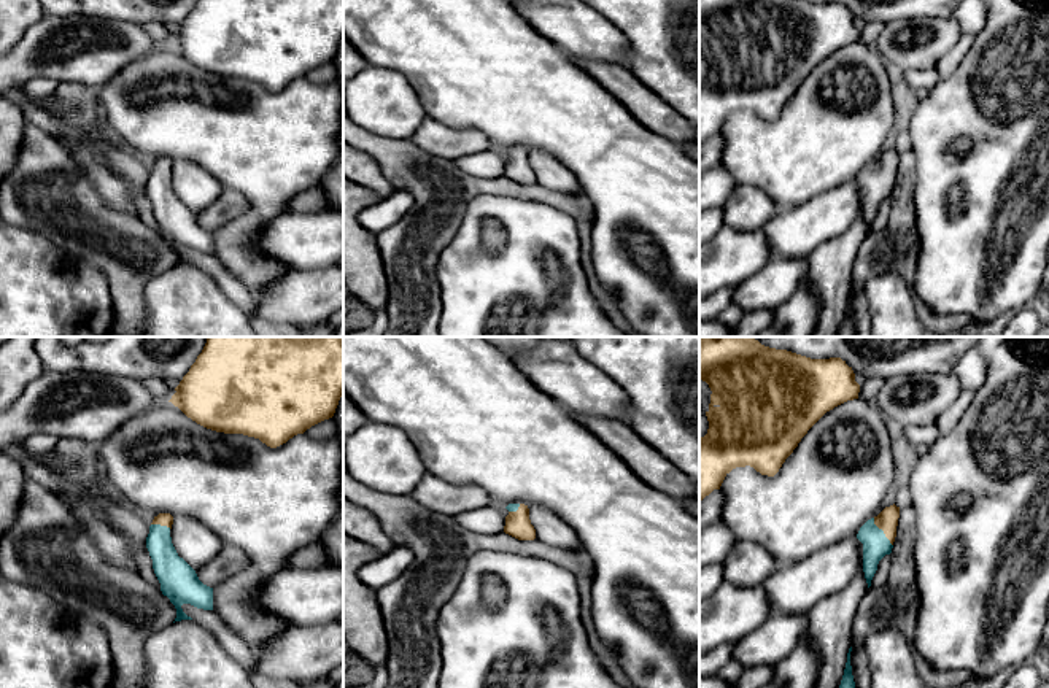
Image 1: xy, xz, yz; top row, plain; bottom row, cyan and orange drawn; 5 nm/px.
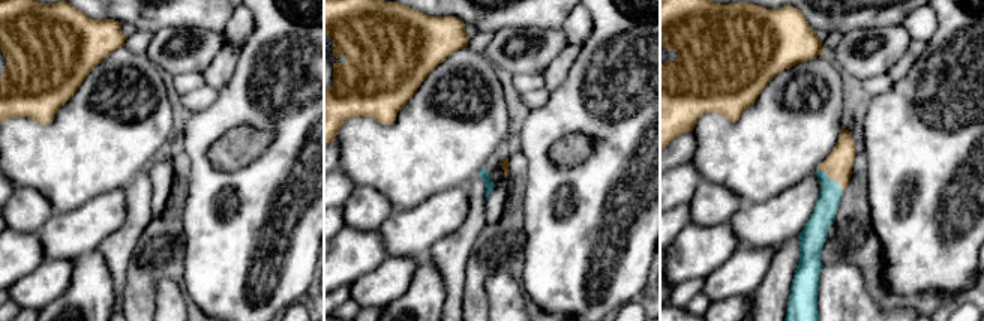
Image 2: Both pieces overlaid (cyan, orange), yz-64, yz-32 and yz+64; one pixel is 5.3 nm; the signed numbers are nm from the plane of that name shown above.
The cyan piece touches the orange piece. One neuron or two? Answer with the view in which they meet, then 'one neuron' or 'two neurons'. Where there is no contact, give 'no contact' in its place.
yz | one neuron

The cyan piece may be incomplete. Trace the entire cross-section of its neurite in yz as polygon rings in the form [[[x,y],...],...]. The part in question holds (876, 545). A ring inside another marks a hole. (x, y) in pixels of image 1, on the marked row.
[[[885,507],[877,516],[868,520],[858,531],[857,539],[863,543],[863,572],[871,586],[879,561],[892,553],[896,537],[900,507]]]

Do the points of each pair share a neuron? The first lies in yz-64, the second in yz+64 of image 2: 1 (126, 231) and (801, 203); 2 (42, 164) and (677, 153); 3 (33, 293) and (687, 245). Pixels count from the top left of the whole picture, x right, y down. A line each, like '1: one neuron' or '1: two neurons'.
1: two neurons
2: two neurons
3: two neurons

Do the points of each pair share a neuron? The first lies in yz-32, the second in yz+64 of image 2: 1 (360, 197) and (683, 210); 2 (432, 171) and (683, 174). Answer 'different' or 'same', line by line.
1: different
2: different

